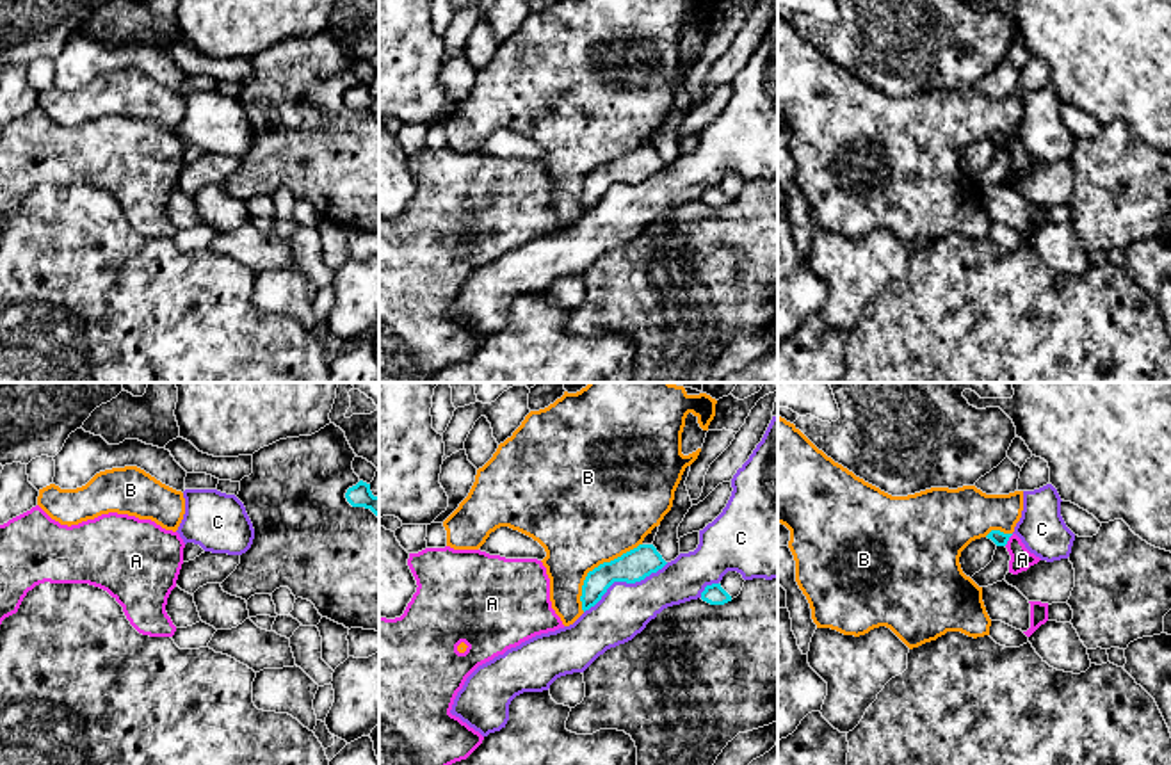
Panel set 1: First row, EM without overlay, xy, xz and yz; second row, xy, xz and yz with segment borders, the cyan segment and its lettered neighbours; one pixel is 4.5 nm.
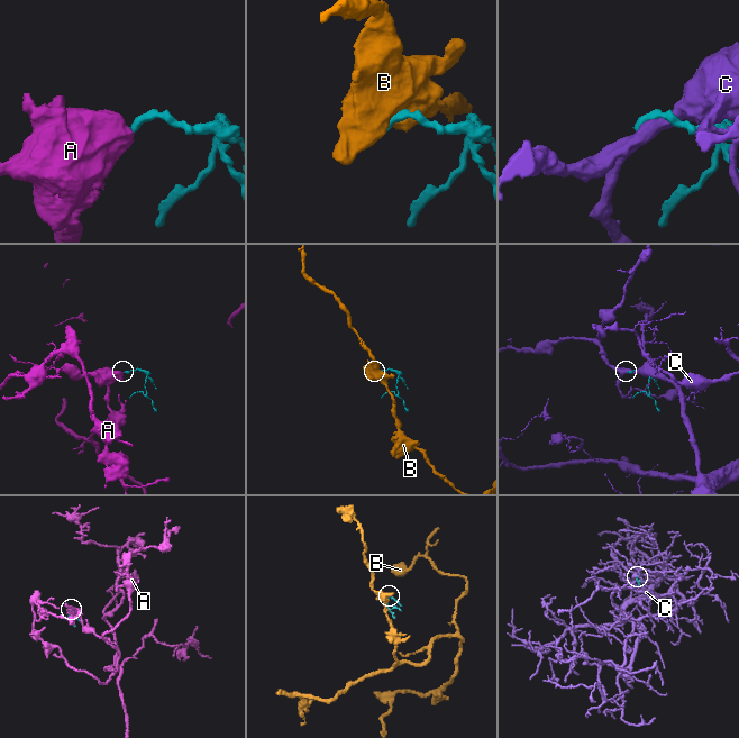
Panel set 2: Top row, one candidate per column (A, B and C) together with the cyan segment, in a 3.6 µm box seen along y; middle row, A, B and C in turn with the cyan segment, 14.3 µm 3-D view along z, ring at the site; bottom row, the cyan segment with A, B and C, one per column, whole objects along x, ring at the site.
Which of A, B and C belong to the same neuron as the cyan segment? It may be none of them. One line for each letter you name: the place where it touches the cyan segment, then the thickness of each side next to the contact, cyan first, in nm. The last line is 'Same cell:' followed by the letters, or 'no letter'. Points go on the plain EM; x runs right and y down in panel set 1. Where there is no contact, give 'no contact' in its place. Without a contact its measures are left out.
Same cell: no letter

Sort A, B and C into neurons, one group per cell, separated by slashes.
A / B / C

